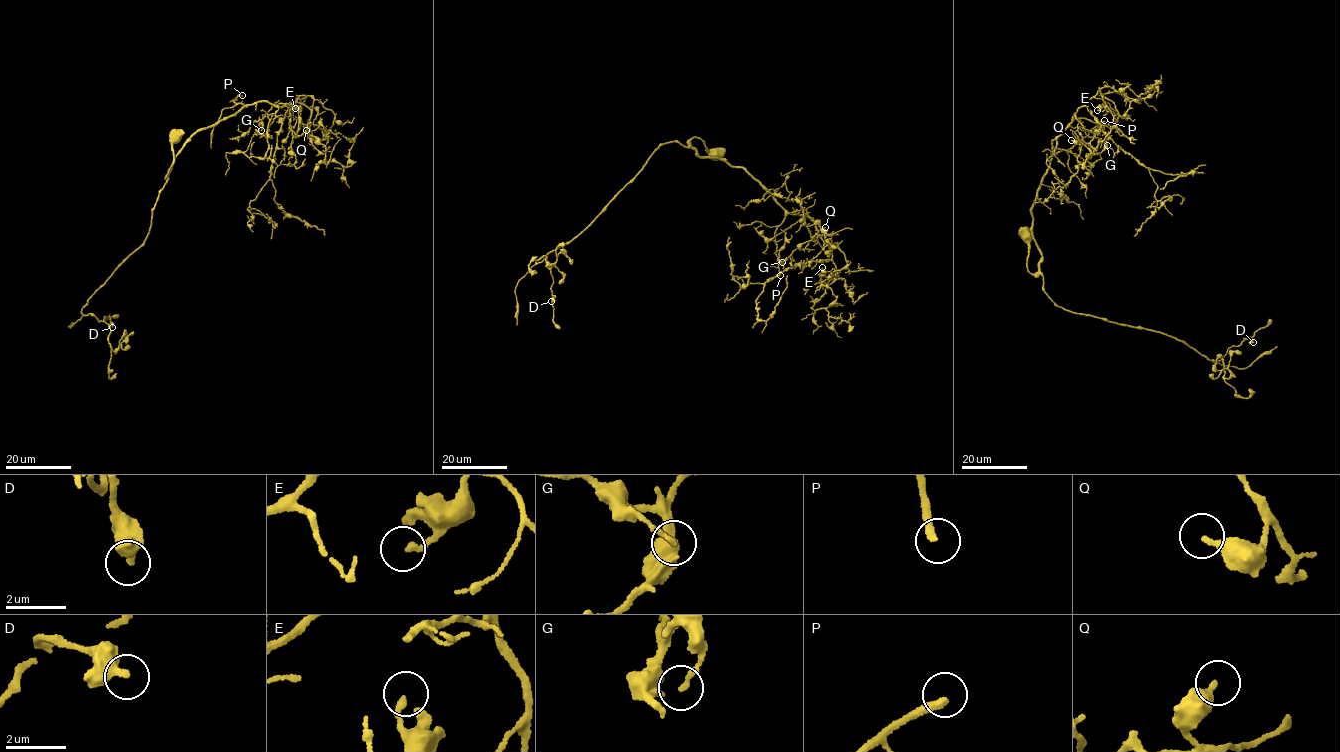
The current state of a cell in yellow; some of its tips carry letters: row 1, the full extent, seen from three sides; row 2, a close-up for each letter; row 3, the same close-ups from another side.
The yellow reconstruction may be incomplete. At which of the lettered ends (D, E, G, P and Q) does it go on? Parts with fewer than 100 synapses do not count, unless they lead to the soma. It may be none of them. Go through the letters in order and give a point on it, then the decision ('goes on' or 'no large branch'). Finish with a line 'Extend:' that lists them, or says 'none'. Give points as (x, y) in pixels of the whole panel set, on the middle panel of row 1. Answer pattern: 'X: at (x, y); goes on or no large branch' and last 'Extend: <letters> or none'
D: at (551, 301); no large branch
E: at (822, 267); no large branch
G: at (782, 262); no large branch
P: at (780, 275); goes on
Q: at (825, 227); no large branch
Extend: P

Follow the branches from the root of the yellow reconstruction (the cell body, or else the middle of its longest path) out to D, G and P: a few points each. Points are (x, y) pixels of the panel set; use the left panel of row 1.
D: (175, 133), (173, 164), (152, 213), (148, 235), (82, 310), (99, 322), (108, 317), (112, 327)
G: (175, 133), (173, 164), (166, 175), (195, 132), (258, 102), (284, 104), (273, 104), (261, 130)
P: (175, 133), (171, 136), (173, 164), (166, 175), (188, 137), (245, 106), (234, 101), (239, 94), (242, 95)

